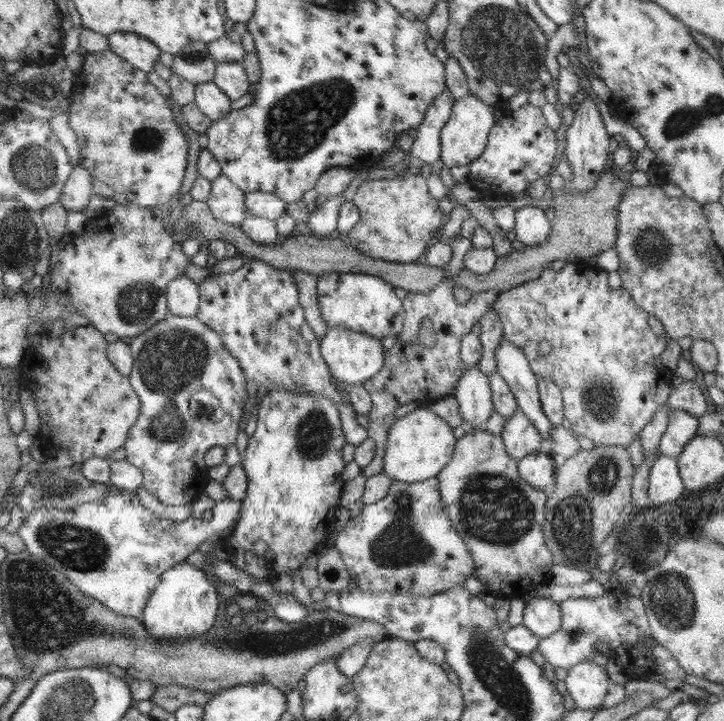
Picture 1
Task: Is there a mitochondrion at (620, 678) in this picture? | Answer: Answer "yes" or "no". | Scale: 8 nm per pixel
no

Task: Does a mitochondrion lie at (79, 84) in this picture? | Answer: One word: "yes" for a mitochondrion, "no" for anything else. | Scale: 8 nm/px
no

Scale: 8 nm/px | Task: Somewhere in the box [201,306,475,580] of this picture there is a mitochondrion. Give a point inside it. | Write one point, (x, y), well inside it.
(401, 544)

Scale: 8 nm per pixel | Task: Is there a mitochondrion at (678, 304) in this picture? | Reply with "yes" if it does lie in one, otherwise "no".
yes

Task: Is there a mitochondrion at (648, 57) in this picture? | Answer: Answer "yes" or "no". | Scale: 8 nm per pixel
no

